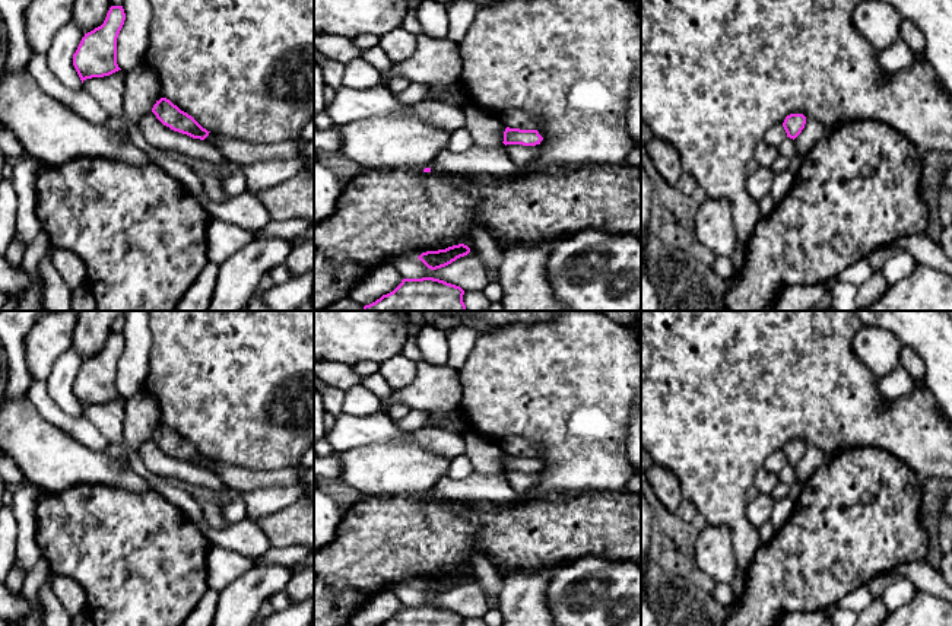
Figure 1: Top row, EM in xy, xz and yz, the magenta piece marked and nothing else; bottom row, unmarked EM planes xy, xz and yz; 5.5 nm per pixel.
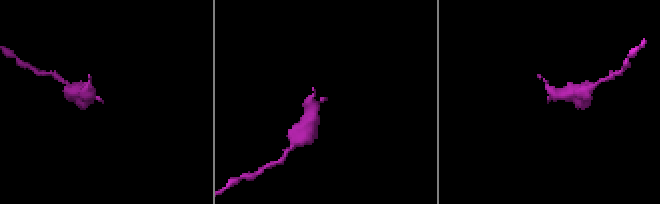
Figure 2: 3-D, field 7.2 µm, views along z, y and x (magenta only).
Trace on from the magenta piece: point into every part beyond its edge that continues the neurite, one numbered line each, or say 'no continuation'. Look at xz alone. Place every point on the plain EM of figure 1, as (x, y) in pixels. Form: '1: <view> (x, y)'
no continuation

